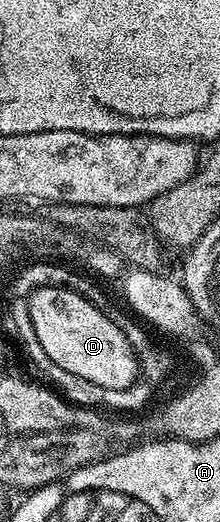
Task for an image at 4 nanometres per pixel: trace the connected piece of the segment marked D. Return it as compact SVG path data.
M72 287L35 289L28 293L27 305L31 326L52 362L71 370L71 374L79 374L79 378L87 378L87 382L111 386L111 390L130 388L138 383L138 362L132 346L119 326L111 322L98 305Z

